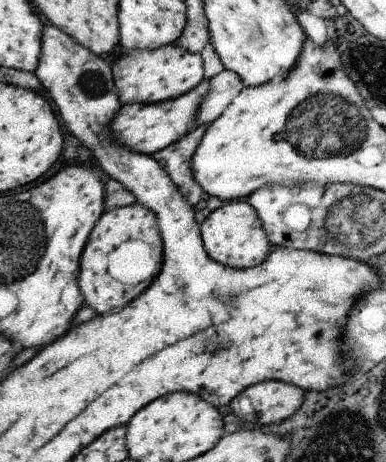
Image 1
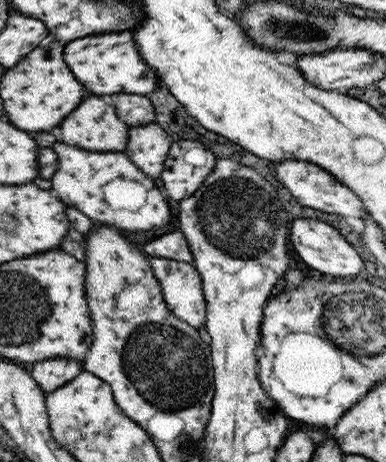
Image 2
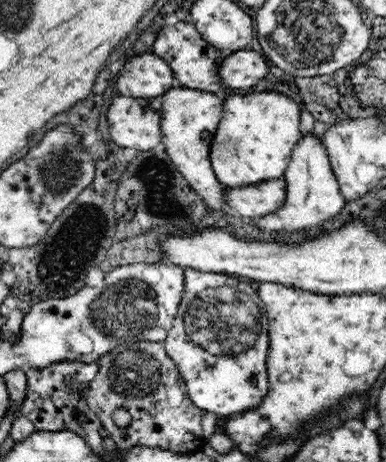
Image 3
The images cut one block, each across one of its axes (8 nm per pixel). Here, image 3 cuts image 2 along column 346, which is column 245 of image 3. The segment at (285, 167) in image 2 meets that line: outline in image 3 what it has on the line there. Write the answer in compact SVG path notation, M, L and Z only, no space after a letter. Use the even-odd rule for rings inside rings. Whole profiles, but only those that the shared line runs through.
M280 178L264 180L258 186L226 186L222 190L222 198L232 210L240 212L240 216L248 220L260 220L284 206L286 182Z

